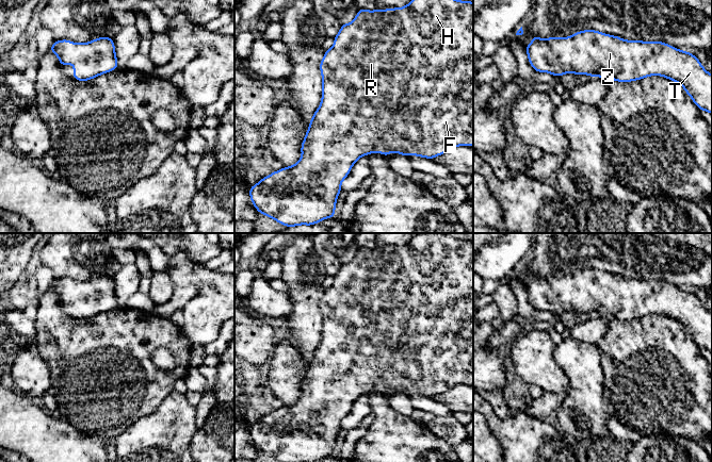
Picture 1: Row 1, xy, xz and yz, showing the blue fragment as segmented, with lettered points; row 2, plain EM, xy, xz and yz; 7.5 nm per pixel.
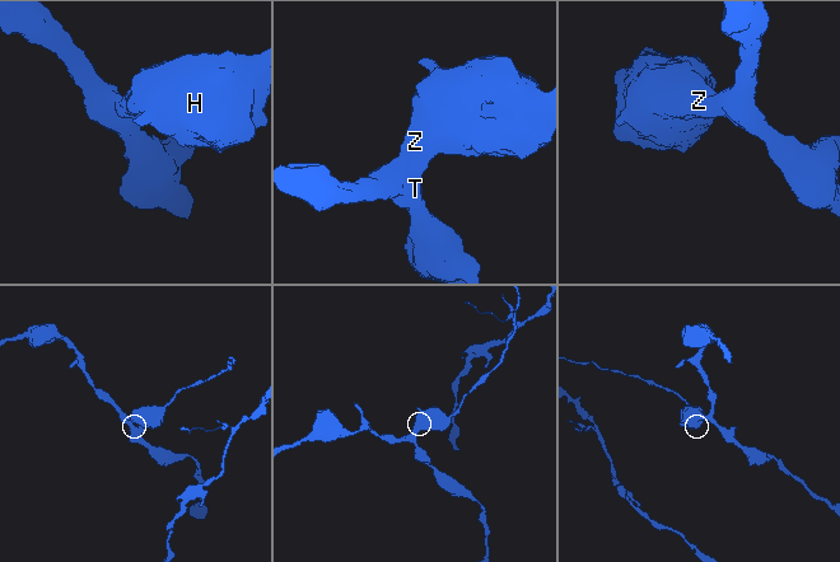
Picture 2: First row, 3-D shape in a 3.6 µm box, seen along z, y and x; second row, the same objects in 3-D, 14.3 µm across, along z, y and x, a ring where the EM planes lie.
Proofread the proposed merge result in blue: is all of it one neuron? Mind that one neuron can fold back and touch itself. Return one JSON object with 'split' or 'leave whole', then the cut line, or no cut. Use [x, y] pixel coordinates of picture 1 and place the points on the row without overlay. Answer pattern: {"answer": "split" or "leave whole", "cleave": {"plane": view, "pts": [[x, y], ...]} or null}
{"answer": "leave whole", "cleave": null}

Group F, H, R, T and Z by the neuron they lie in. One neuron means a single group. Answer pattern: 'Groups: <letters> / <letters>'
Groups: F H R T Z

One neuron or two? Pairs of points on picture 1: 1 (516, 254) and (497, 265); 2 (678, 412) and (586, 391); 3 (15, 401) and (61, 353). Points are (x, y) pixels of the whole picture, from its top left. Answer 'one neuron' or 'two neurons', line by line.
1: one neuron
2: two neurons
3: two neurons

